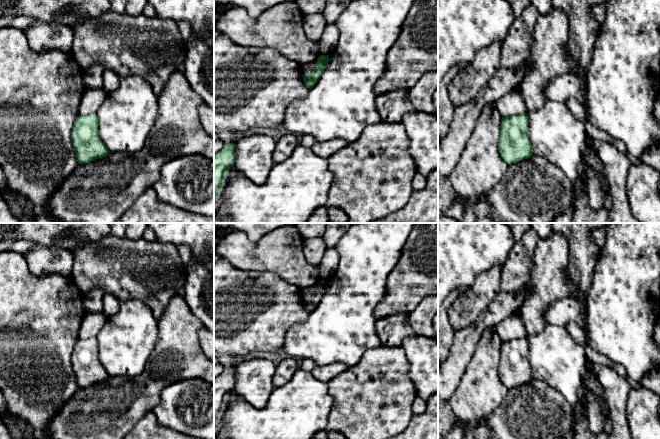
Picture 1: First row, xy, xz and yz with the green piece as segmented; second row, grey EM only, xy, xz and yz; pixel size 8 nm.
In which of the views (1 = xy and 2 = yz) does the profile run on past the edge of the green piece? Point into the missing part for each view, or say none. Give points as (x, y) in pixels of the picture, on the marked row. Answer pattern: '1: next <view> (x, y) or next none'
1: next none
2: next none

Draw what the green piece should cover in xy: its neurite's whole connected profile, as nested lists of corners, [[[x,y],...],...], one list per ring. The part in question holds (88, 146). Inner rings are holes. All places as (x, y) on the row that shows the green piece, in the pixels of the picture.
[[[97,114],[79,115],[71,131],[73,149],[79,164],[86,164],[111,153],[99,136]]]

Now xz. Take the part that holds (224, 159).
[[[233,142],[224,145],[220,151],[214,154],[214,197],[221,192],[226,173],[234,166],[235,156],[235,145]]]

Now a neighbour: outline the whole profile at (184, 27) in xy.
[[[179,20],[176,22],[177,27],[184,39],[184,41],[187,43],[188,40],[192,37],[193,35],[193,30],[188,21],[185,20]]]

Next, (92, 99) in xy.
[[[103,88],[87,89],[82,96],[79,106],[79,115],[97,114],[97,111],[105,101],[107,93]]]

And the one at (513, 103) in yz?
[[[518,89],[512,90],[495,103],[502,117],[525,113],[525,101]]]

